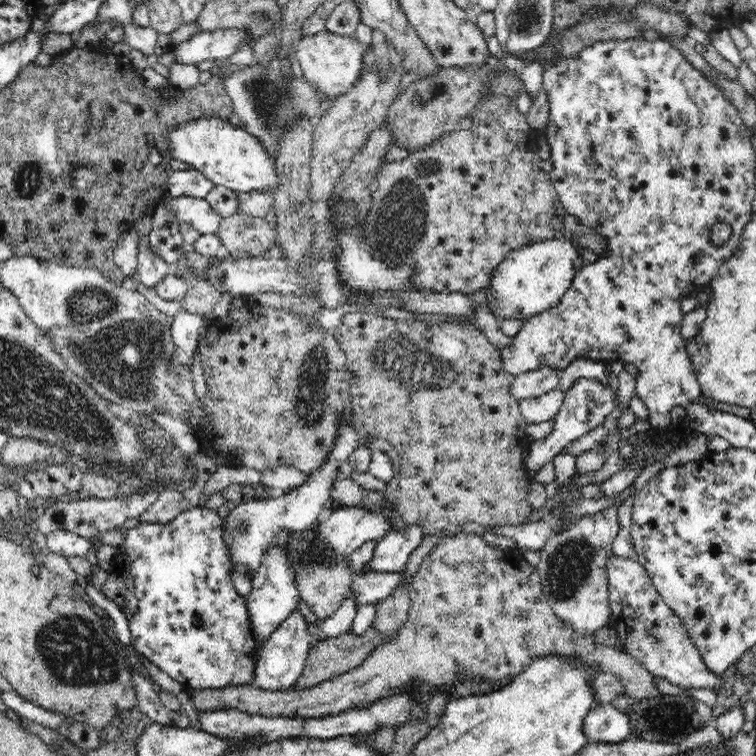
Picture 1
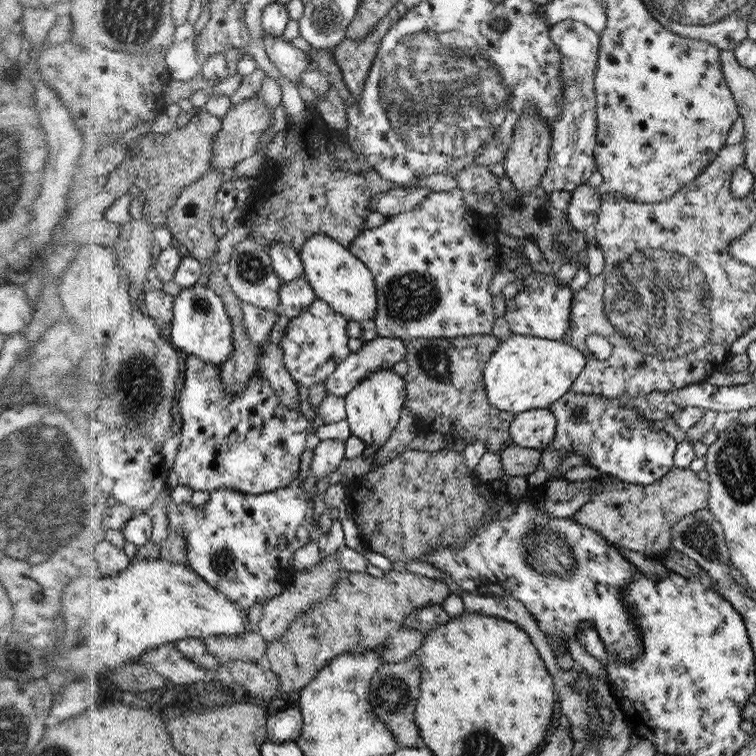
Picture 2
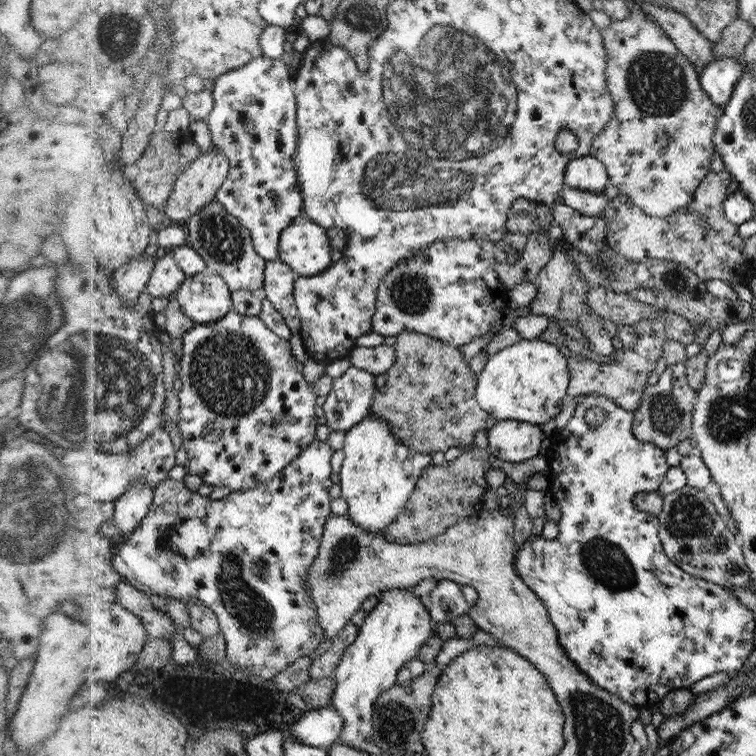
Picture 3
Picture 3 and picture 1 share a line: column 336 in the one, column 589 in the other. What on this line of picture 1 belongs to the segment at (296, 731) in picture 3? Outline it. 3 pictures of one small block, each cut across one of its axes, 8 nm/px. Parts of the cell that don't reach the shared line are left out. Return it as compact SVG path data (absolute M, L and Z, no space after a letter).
M597 704L584 720L582 733L588 742L619 743L632 739L632 726L628 714L608 705Z

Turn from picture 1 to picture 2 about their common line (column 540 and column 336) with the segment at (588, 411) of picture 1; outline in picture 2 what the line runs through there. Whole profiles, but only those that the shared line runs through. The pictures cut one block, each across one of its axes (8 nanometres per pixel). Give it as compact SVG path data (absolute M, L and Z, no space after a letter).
M338 439L321 441L308 457L310 475L315 476L316 482L320 478L326 478L326 475L338 468L344 458L344 441Z

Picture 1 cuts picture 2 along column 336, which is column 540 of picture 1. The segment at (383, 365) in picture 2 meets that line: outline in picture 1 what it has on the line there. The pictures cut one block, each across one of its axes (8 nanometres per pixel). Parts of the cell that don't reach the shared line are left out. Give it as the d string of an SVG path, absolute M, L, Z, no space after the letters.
M548 370L524 372L511 379L510 393L516 401L536 398L558 388L560 374Z

